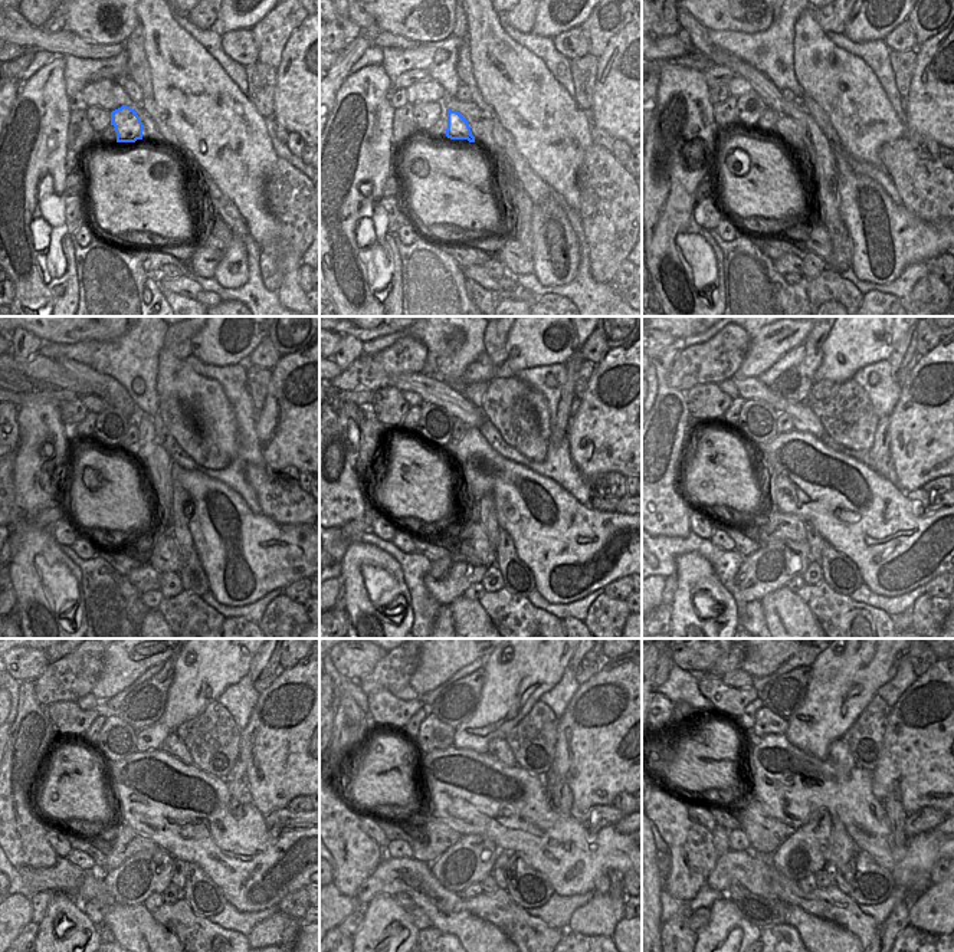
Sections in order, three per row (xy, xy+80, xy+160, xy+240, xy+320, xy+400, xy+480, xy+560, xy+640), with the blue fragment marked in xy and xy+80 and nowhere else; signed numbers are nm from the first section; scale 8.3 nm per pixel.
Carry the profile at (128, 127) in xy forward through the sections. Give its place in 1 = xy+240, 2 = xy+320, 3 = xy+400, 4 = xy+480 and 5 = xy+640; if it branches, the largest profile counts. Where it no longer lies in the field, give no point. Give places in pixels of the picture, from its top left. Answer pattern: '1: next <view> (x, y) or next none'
1: next xy+240 (160, 475)
2: next xy+320 (484, 512)
3: next xy+400 (815, 539)
4: next xy+480 (177, 873)
5: next xy+640 (828, 880)

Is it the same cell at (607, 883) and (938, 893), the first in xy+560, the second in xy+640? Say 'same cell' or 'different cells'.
different cells

